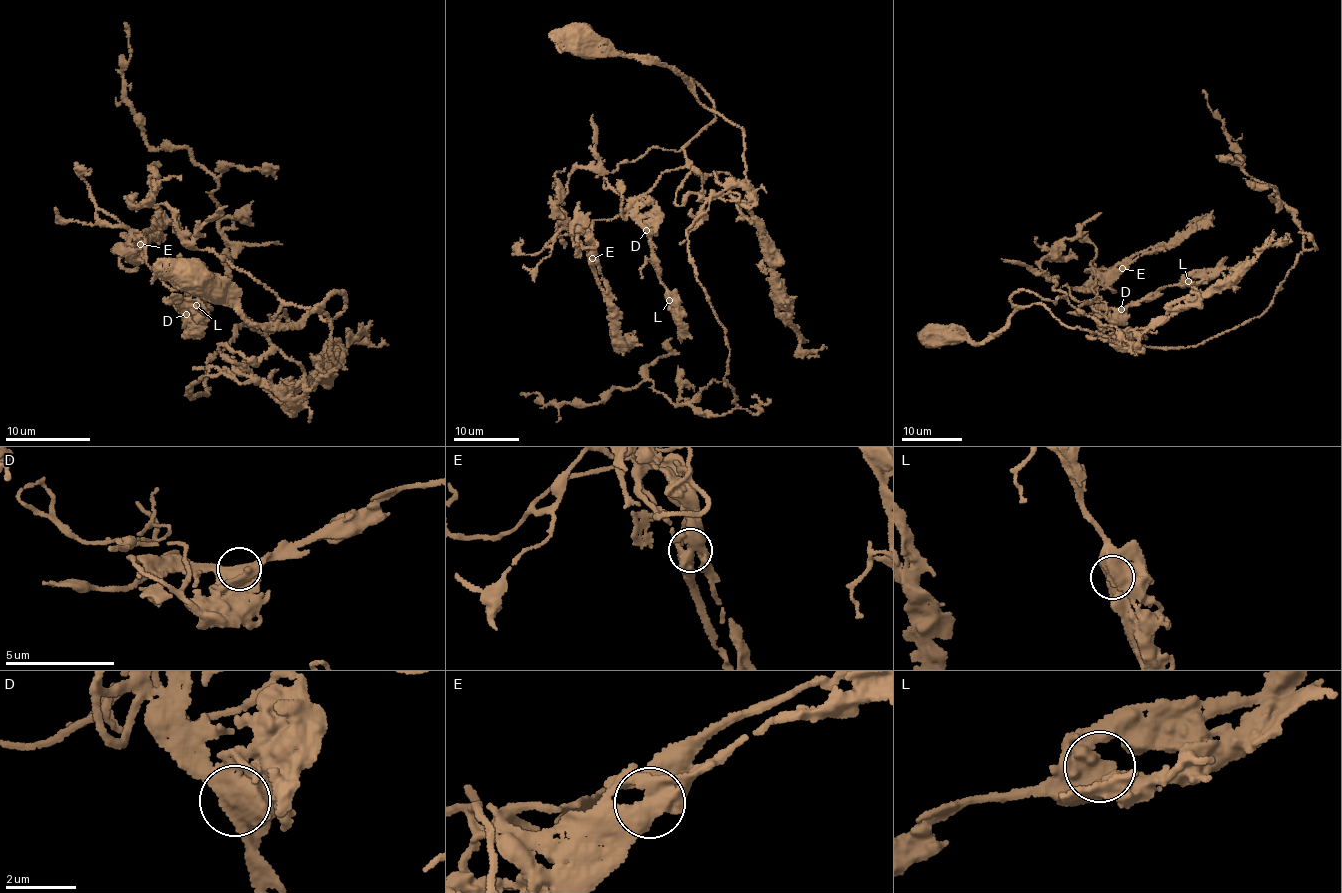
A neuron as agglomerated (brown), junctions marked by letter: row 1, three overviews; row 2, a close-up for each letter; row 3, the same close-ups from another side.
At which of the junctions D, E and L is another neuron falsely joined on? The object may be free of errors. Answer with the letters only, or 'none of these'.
none of these

